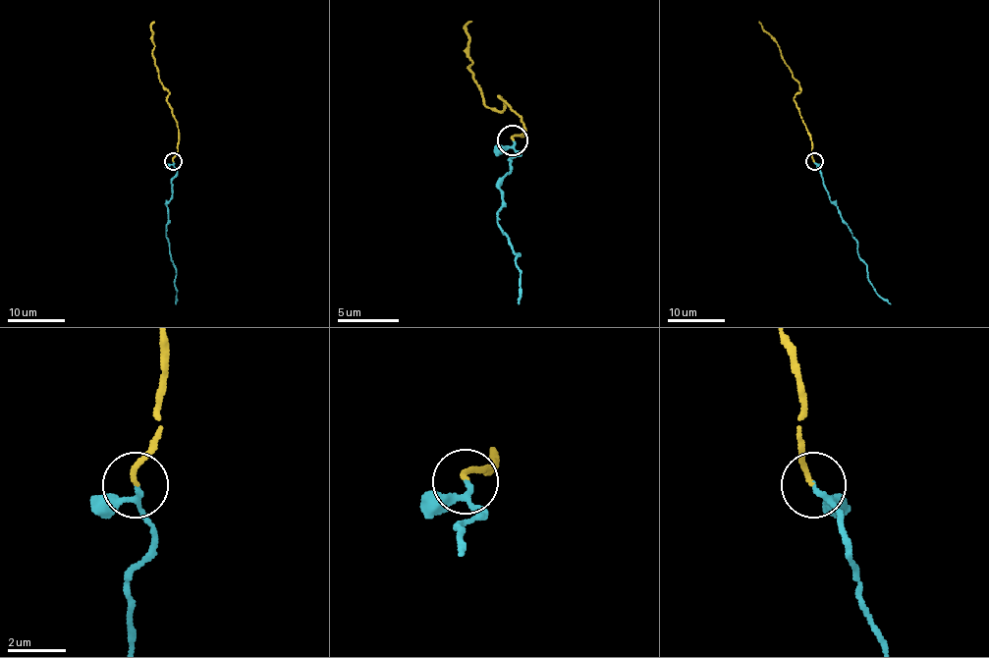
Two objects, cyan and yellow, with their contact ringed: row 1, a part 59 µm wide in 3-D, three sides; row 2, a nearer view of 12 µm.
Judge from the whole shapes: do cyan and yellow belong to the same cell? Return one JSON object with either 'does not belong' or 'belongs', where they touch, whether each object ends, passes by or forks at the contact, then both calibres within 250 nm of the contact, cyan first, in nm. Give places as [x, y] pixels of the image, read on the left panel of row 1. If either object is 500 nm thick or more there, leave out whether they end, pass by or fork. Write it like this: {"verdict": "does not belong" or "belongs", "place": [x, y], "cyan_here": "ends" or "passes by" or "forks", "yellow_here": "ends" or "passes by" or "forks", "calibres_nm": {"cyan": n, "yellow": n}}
{"verdict": "belongs", "place": [173, 161], "cyan_here": "passes by", "yellow_here": "ends", "calibres_nm": {"cyan": 150, "yellow": 160}}

